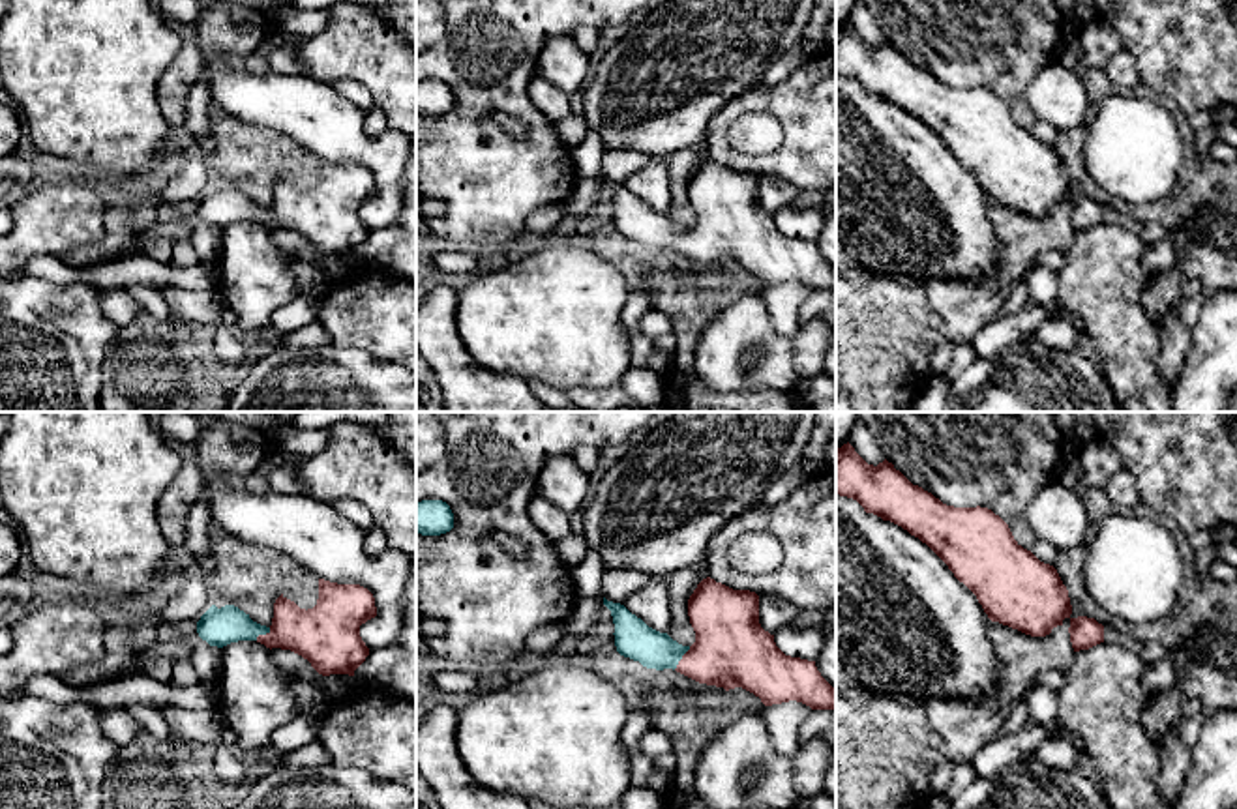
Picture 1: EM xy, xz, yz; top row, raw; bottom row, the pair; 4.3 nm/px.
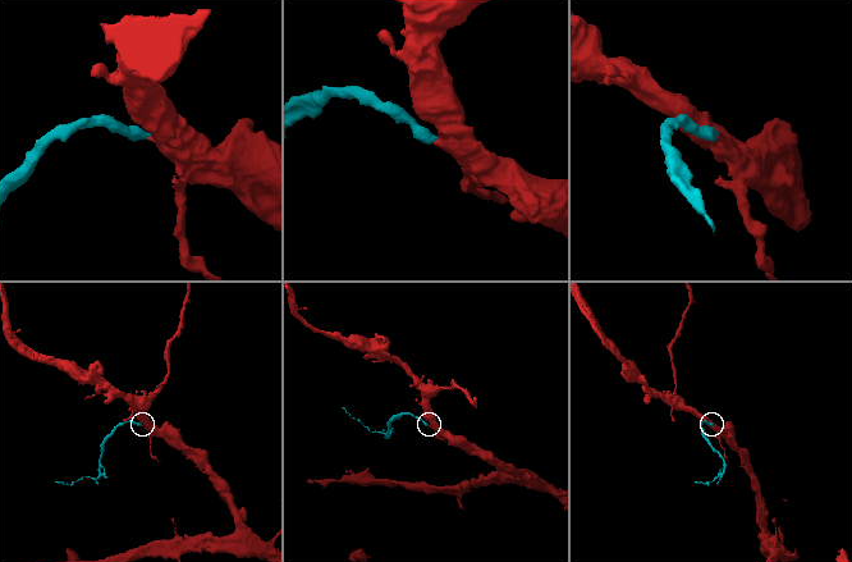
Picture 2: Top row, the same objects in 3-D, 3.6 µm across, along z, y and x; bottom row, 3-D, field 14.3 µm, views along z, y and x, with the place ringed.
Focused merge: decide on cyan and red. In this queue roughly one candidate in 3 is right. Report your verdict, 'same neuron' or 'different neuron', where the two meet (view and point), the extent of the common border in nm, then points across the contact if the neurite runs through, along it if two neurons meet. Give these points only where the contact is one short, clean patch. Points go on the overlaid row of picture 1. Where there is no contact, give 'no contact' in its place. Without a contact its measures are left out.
same neuron | xz (681, 658) | 130 nm | across xz (634, 639), (681, 658), (718, 658), (731, 650)

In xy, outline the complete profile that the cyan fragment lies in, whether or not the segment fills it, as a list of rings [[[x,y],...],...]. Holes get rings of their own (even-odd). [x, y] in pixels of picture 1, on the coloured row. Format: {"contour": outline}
{"contour": [[[319,579],[313,609],[300,609],[283,594],[274,603],[272,625],[261,625],[234,605],[212,605],[197,622],[197,633],[210,646],[257,640],[266,648],[291,650],[322,674],[349,674],[369,655],[360,625],[377,616],[373,594],[360,584]]]}

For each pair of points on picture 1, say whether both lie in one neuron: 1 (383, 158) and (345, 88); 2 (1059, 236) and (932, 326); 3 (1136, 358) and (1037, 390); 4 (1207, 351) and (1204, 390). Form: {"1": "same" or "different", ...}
{"1": "different", "2": "same", "3": "different", "4": "same"}

